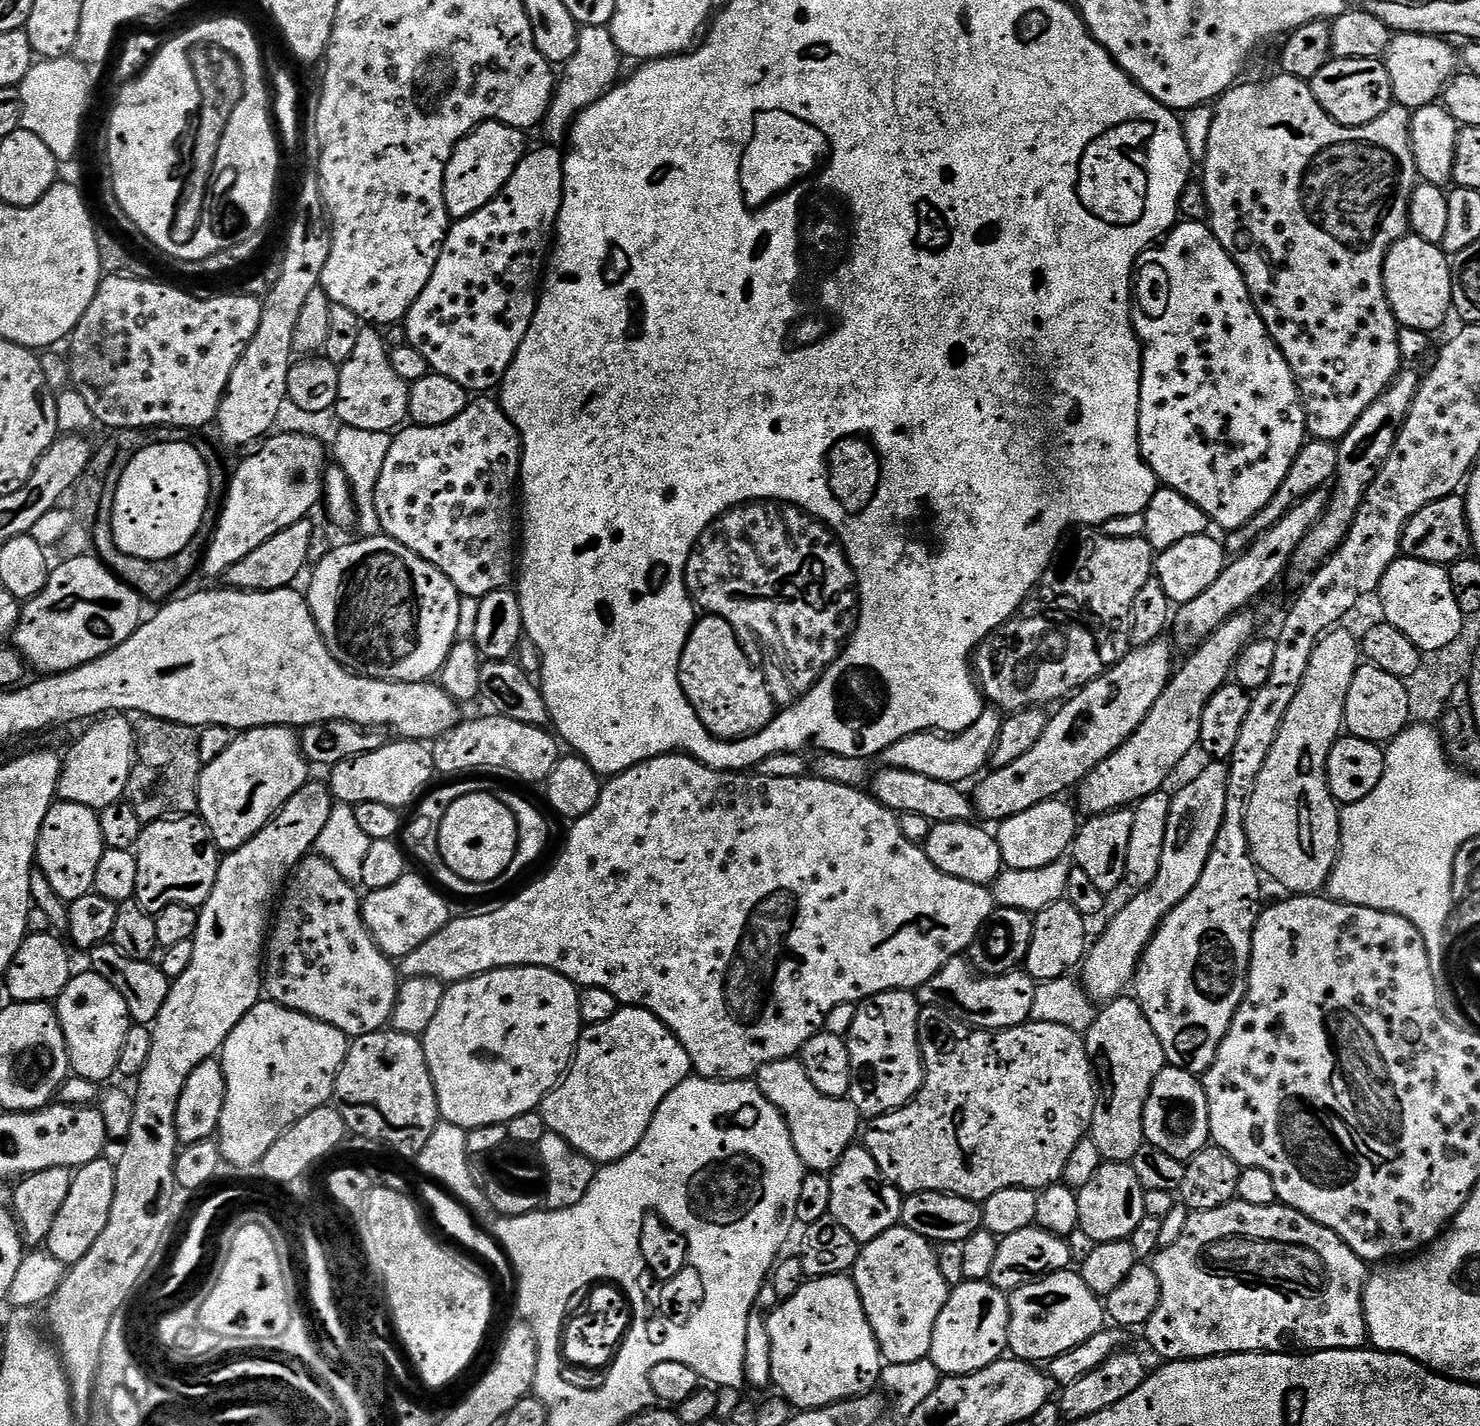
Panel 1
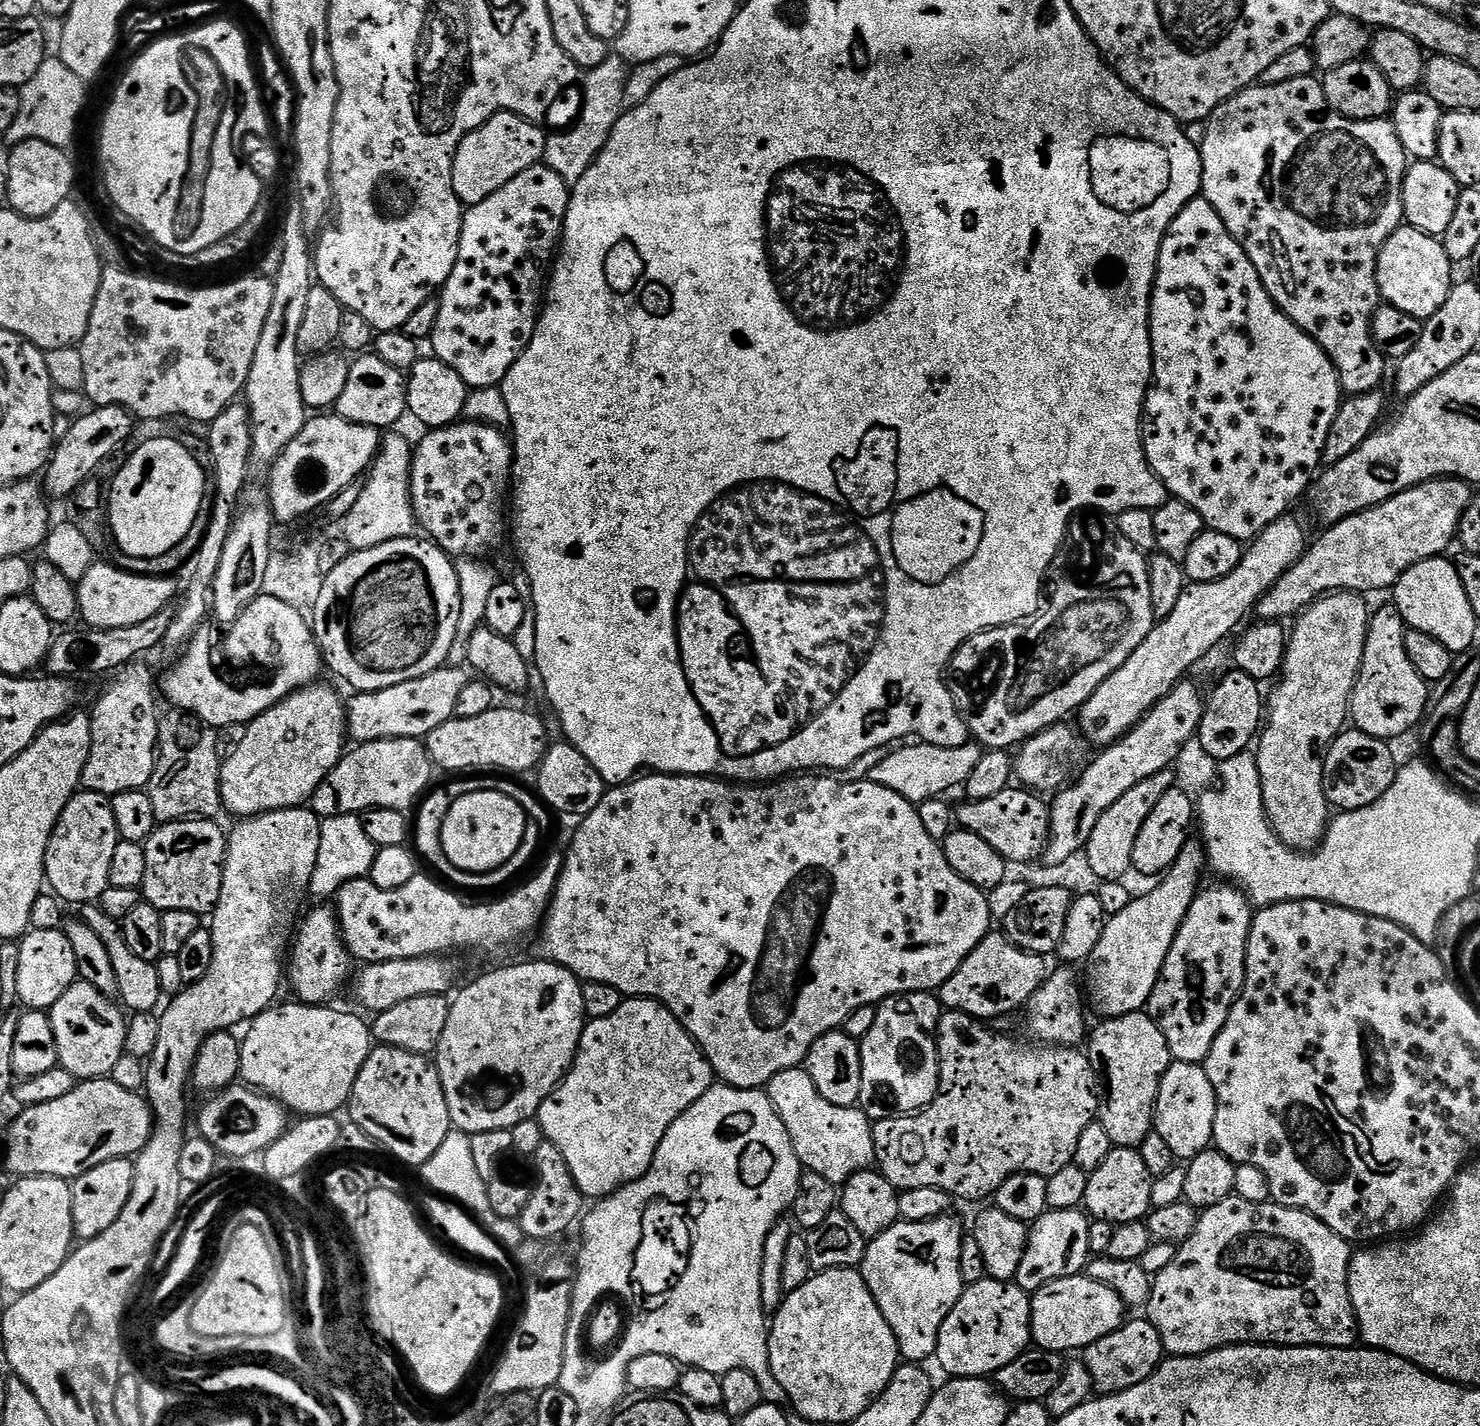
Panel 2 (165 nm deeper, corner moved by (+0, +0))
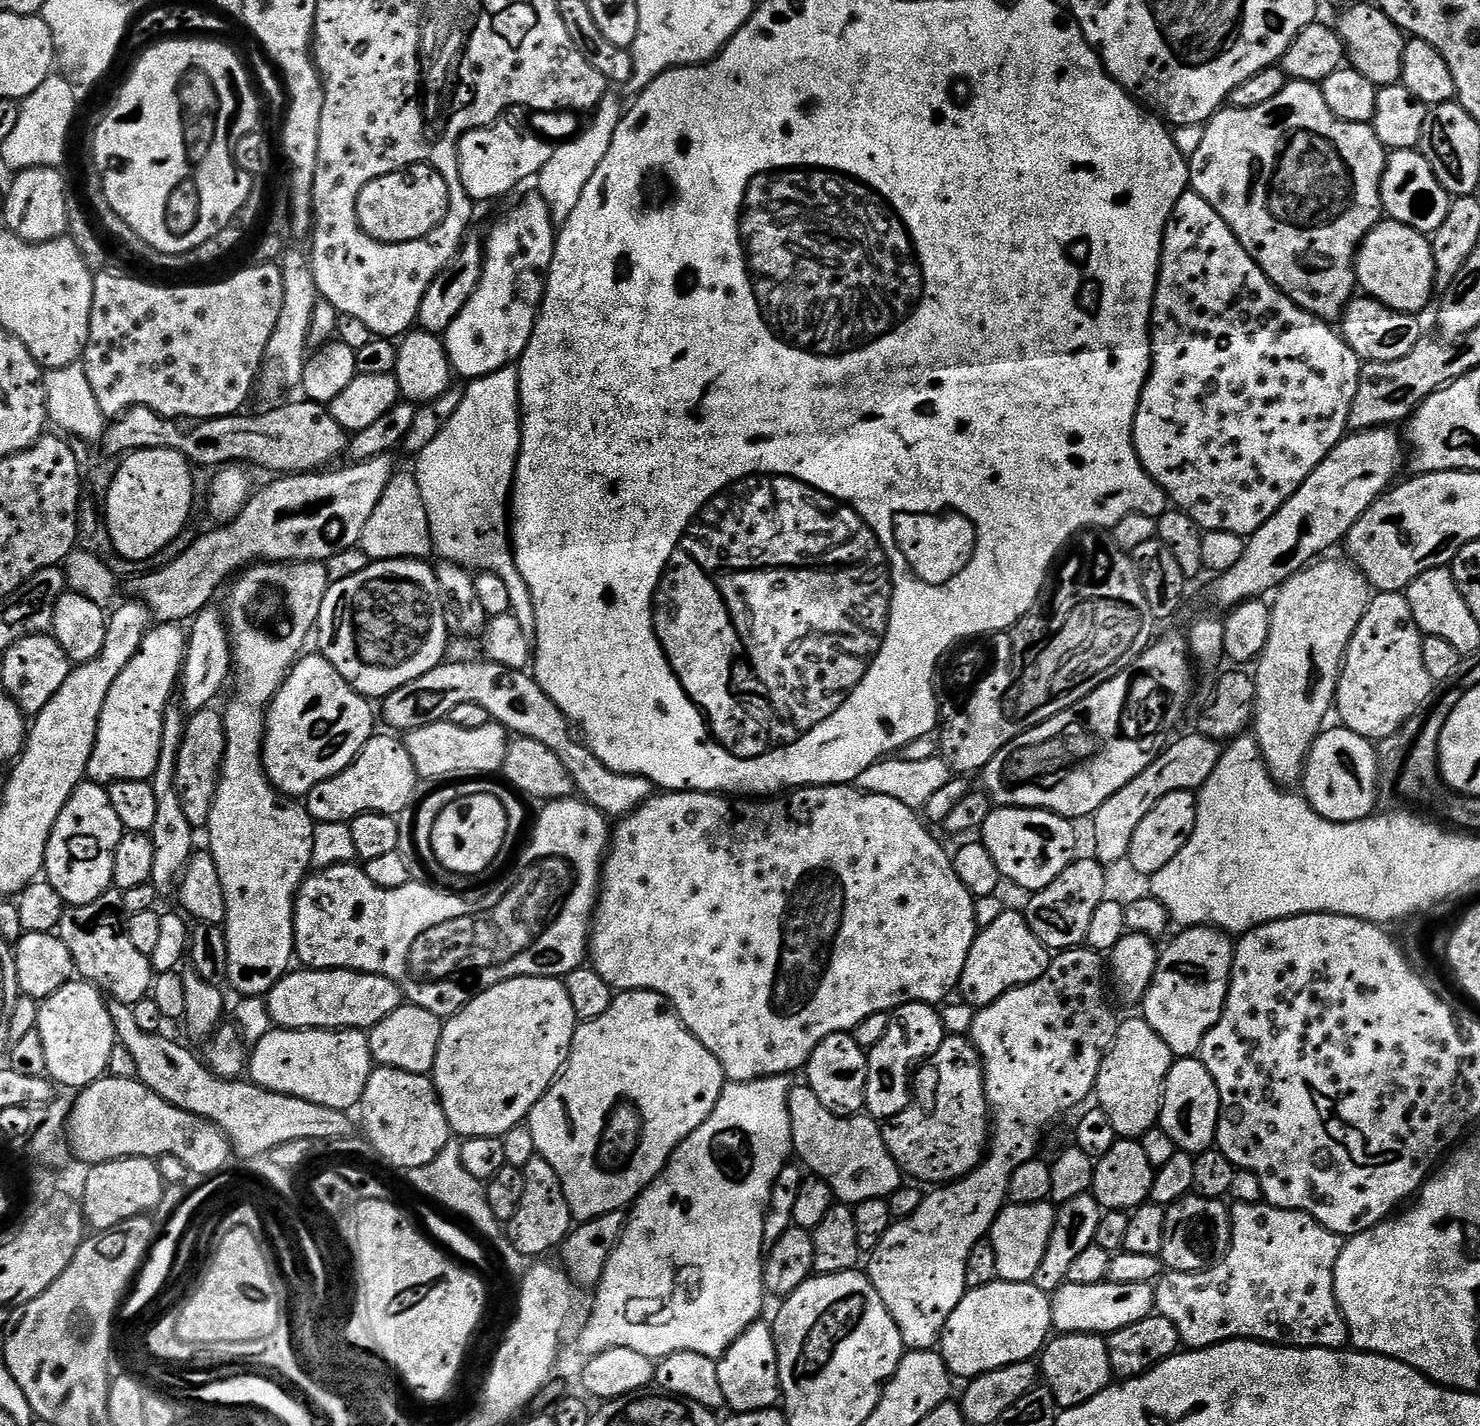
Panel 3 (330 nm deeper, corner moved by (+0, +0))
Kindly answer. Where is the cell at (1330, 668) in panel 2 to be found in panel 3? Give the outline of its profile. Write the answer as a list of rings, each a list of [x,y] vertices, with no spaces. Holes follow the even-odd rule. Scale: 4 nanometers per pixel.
[[[1320,558],[1315,562],[1303,568],[1298,574],[1294,574],[1286,583],[1281,584],[1278,591],[1275,593],[1274,603],[1271,605],[1272,621],[1270,622],[1270,638],[1266,642],[1266,650],[1262,650],[1260,659],[1255,661],[1254,679],[1256,682],[1256,714],[1254,717],[1254,735],[1258,746],[1260,747],[1260,753],[1264,759],[1265,764],[1268,765],[1268,772],[1272,776],[1273,780],[1281,786],[1296,786],[1301,783],[1304,774],[1304,764],[1308,761],[1308,755],[1312,749],[1312,744],[1320,735],[1322,729],[1325,727],[1328,712],[1333,711],[1336,702],[1336,687],[1340,681],[1340,667],[1344,664],[1344,655],[1346,650],[1350,646],[1350,638],[1354,638],[1354,630],[1358,630],[1358,622],[1362,622],[1362,618],[1366,614],[1366,610],[1370,606],[1372,597],[1374,595],[1374,589],[1371,584],[1368,583],[1360,569],[1355,564],[1349,562],[1347,559],[1341,558],[1341,560],[1328,560],[1332,558]]]

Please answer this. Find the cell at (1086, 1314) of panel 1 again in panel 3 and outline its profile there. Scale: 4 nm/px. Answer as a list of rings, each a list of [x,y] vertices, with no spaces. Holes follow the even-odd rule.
[[[1063,1284],[1058,1291],[1051,1293],[1052,1326],[1057,1333],[1095,1332],[1111,1334],[1122,1330],[1122,1326],[1130,1326],[1134,1322],[1142,1322],[1142,1318],[1153,1315],[1156,1307],[1156,1294],[1152,1284]]]

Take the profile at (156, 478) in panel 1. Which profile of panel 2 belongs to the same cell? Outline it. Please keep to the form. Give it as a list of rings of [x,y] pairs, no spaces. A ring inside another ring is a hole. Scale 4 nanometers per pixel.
[[[160,436],[157,440],[148,440],[132,457],[120,465],[120,472],[110,485],[112,497],[106,503],[106,520],[110,527],[110,536],[125,556],[136,559],[152,559],[160,554],[172,554],[178,542],[190,534],[190,526],[194,526],[194,518],[198,518],[198,506],[202,506],[206,470],[188,451],[187,443],[179,444],[168,436]]]

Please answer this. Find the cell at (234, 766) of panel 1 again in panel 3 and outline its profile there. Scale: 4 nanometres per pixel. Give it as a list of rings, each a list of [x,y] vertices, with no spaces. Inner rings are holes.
[[[319,654],[301,655],[276,691],[264,717],[264,745],[260,757],[270,783],[286,796],[304,798],[318,782],[326,782],[326,778],[346,770],[377,731],[378,716],[372,713],[372,704],[369,697],[351,688],[327,658]]]

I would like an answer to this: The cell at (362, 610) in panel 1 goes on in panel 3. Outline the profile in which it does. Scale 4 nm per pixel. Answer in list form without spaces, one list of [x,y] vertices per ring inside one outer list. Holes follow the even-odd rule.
[[[423,559],[418,560],[378,560],[369,562],[366,570],[362,570],[362,574],[354,574],[350,578],[342,578],[341,580],[329,583],[328,593],[322,602],[322,610],[320,616],[316,620],[315,634],[320,640],[319,655],[324,656],[334,666],[334,670],[338,670],[338,674],[342,674],[342,678],[346,678],[346,682],[355,692],[361,692],[363,696],[369,698],[383,698],[389,696],[394,690],[398,690],[402,686],[406,686],[406,682],[414,682],[418,678],[422,678],[430,670],[434,670],[440,664],[445,663],[446,656],[444,651],[448,648],[448,639],[450,633],[448,631],[448,623],[444,617],[444,599],[440,596],[438,590],[438,578],[436,577],[435,567]]]

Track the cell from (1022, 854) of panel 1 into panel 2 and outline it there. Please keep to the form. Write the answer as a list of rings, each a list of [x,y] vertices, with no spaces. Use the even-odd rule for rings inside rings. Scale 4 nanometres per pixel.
[[[1192,678],[1182,679],[1125,736],[1097,751],[1088,769],[1086,764],[1071,783],[1051,797],[1048,844],[1044,848],[1043,863],[1057,866],[1074,854],[1085,851],[1090,834],[1094,834],[1094,826],[1098,826],[1098,818],[1102,818],[1102,814],[1106,814],[1106,810],[1110,810],[1126,790],[1138,786],[1138,782],[1146,782],[1146,778],[1154,774],[1169,771],[1186,742],[1199,733],[1205,703],[1205,693],[1200,693]]]

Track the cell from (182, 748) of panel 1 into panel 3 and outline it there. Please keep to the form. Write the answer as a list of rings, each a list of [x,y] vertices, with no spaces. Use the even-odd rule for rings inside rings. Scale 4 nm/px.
[[[209,706],[191,713],[184,726],[182,746],[178,750],[176,788],[182,811],[192,823],[193,829],[205,827],[210,818],[212,803],[216,801],[216,787],[220,781],[220,767],[224,765],[226,730],[221,709]]]

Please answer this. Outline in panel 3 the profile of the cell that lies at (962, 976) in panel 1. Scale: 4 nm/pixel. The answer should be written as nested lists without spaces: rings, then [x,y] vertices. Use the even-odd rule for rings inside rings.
[[[1004,911],[990,926],[980,928],[970,946],[958,992],[963,1003],[979,1010],[990,1006],[1012,988],[1021,988],[1046,974],[1050,950],[1034,934],[1023,911]]]

